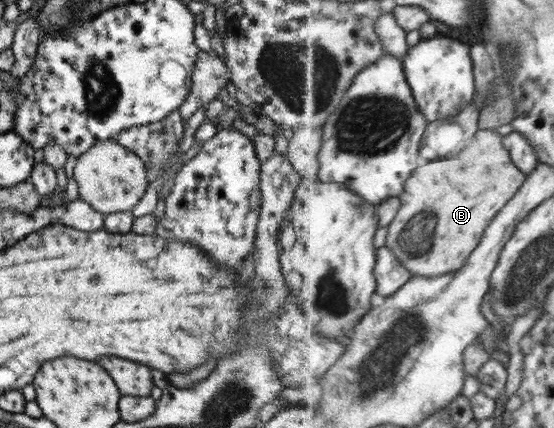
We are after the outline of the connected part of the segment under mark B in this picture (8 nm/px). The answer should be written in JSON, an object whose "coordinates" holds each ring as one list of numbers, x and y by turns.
{"coordinates":[[480,129,478,135,458,155,450,160,423,162,406,183,405,194,399,196,403,207,389,226,387,246,418,276,442,276,466,266,468,259,485,238,486,228,510,204,525,186,529,176,517,165,513,153,506,148,506,138,497,129]]}

